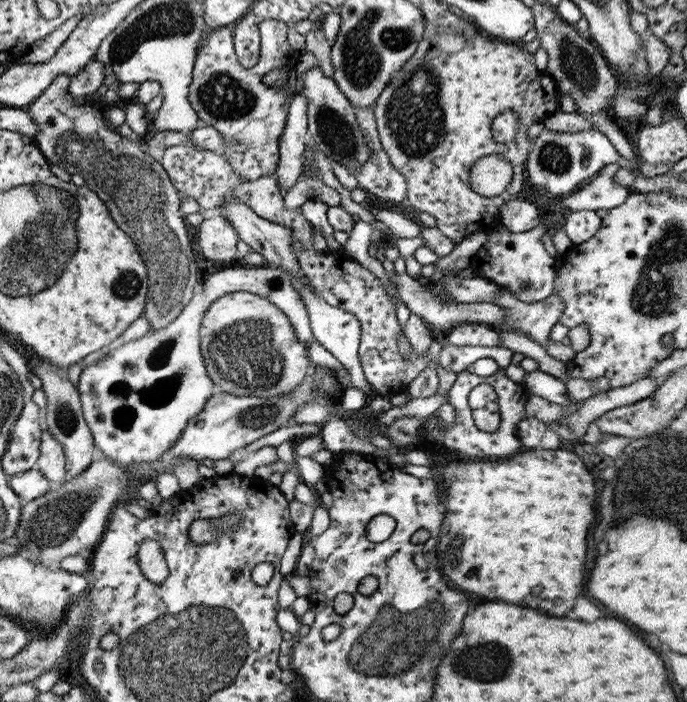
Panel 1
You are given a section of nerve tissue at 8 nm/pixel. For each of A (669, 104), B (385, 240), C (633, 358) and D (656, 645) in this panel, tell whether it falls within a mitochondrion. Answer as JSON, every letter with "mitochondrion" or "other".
{"A":"other","B":"other","C":"other","D":"other"}

